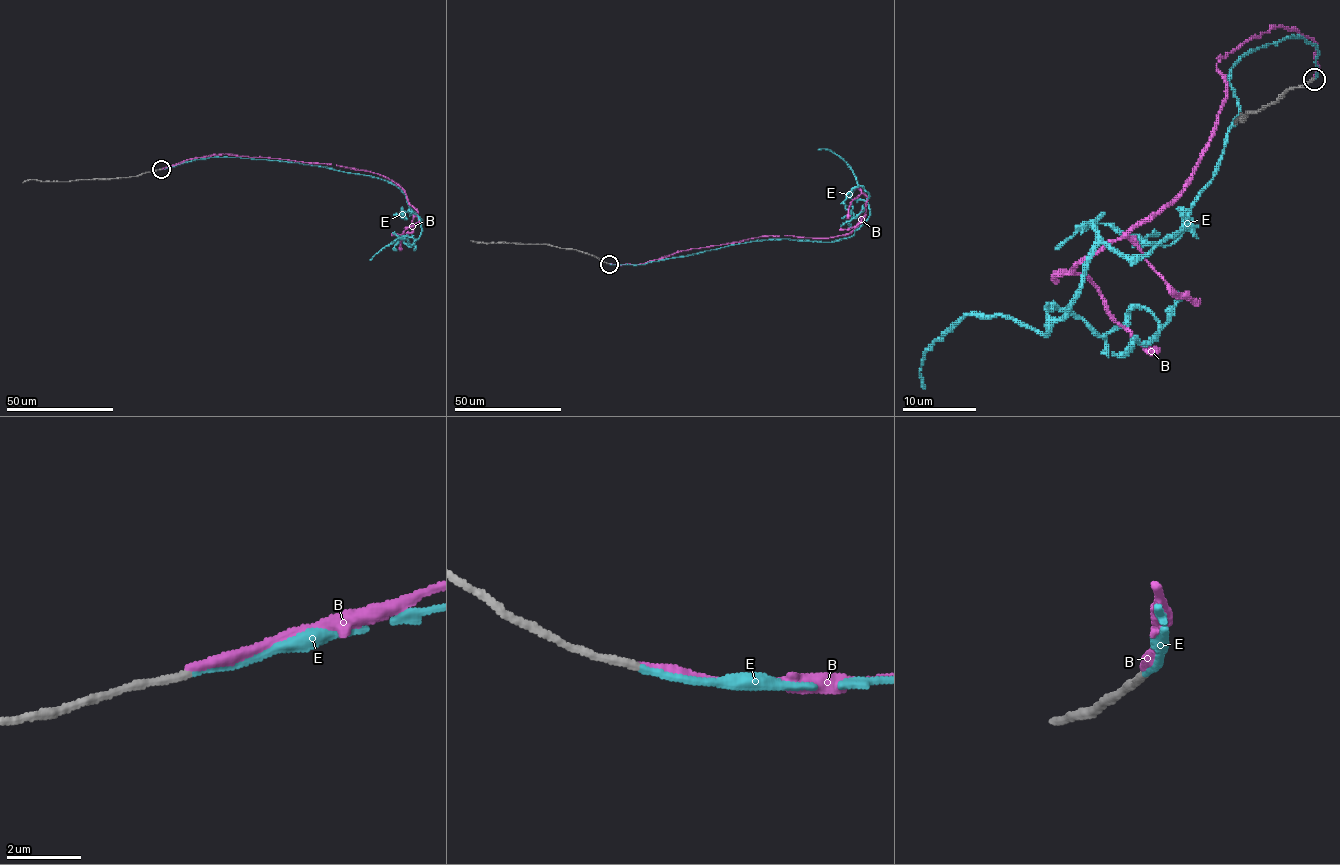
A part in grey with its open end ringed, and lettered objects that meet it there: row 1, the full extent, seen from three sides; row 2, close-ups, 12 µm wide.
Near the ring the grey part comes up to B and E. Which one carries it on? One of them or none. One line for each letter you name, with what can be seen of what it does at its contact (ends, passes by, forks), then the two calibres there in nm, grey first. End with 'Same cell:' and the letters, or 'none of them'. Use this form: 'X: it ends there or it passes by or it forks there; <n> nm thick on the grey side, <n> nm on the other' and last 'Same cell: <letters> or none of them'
E: it ends there; 240 nm thick on the grey side, 170 nm on the other
Same cell: E

